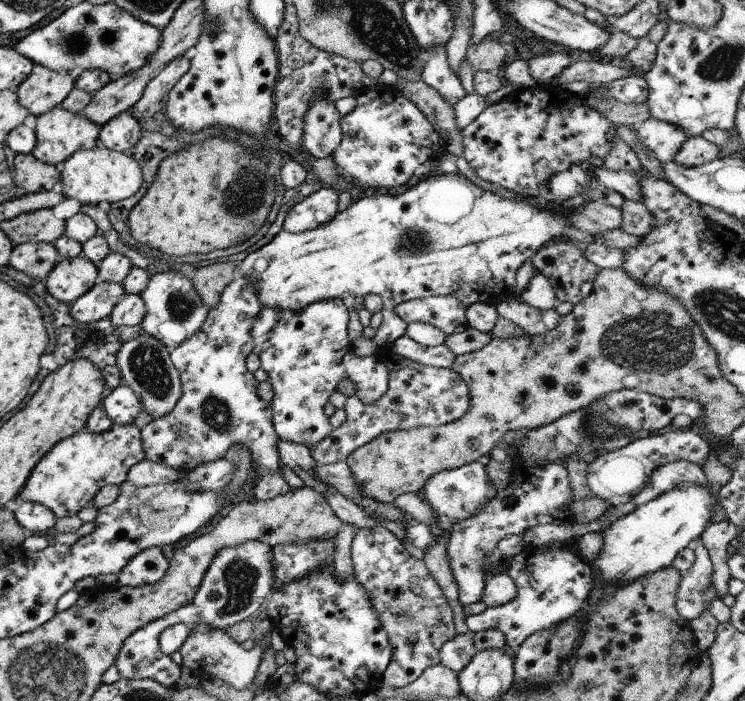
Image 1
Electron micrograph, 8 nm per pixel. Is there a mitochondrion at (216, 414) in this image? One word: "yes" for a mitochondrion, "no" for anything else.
yes

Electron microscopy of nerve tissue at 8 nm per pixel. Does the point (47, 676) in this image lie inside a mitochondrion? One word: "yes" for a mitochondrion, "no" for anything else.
yes

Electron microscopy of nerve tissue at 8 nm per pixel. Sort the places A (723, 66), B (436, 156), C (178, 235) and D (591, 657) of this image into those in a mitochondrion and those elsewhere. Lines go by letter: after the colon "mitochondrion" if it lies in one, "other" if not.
A: mitochondrion
B: other
C: other
D: other

